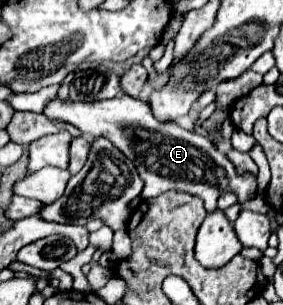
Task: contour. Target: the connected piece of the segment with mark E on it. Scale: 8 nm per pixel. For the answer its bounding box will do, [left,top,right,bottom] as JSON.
[43,94,257,210]

